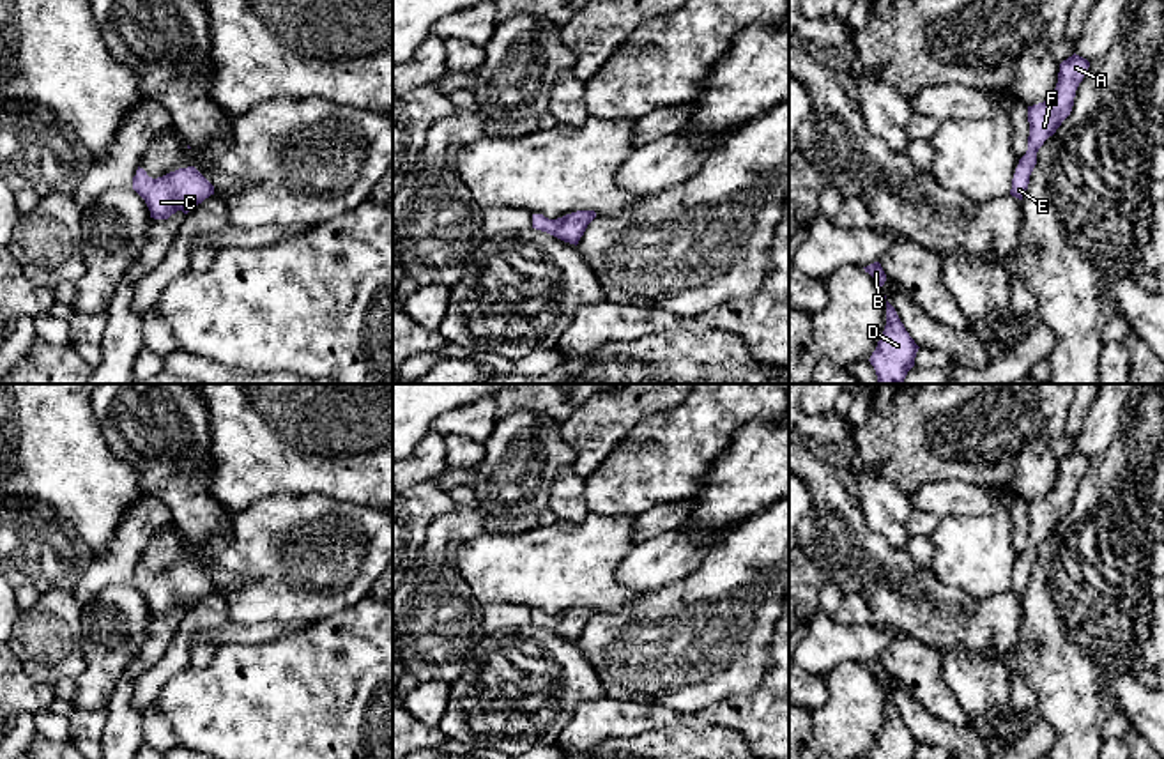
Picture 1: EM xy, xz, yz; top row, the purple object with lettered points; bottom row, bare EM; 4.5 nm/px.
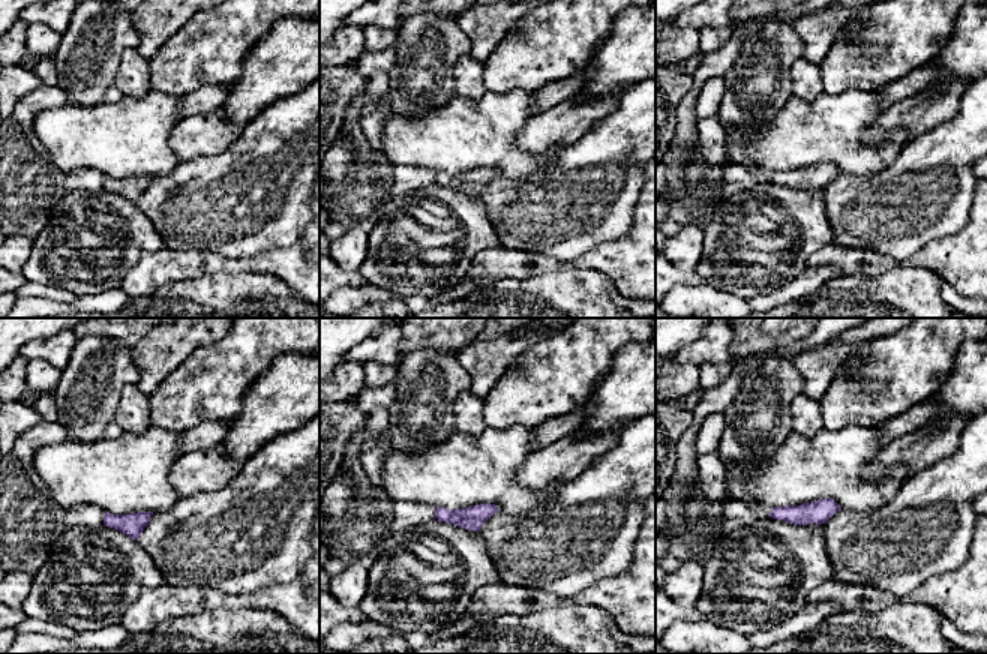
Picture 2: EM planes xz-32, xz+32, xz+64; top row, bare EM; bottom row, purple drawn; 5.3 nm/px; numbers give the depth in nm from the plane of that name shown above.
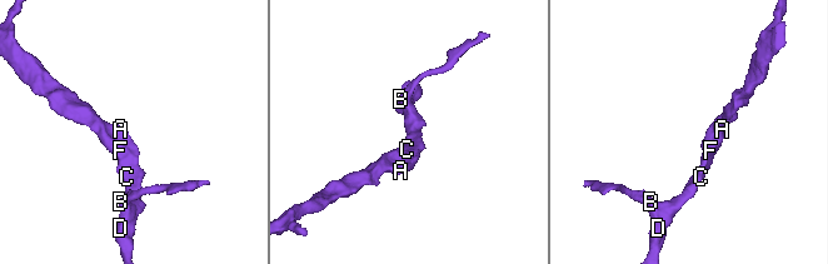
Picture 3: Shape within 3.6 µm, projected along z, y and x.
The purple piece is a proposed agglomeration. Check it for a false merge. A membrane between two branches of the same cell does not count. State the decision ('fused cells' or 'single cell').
single cell

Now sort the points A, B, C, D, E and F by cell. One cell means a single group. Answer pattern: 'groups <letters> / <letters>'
groups A B C D E F

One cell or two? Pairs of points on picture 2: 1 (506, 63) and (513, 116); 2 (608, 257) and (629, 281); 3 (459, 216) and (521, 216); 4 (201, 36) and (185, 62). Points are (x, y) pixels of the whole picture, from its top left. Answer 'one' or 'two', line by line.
1: two
2: one
3: two
4: one

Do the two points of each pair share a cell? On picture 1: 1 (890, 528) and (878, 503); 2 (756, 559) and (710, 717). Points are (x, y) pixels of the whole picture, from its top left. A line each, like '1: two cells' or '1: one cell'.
1: one cell
2: two cells

